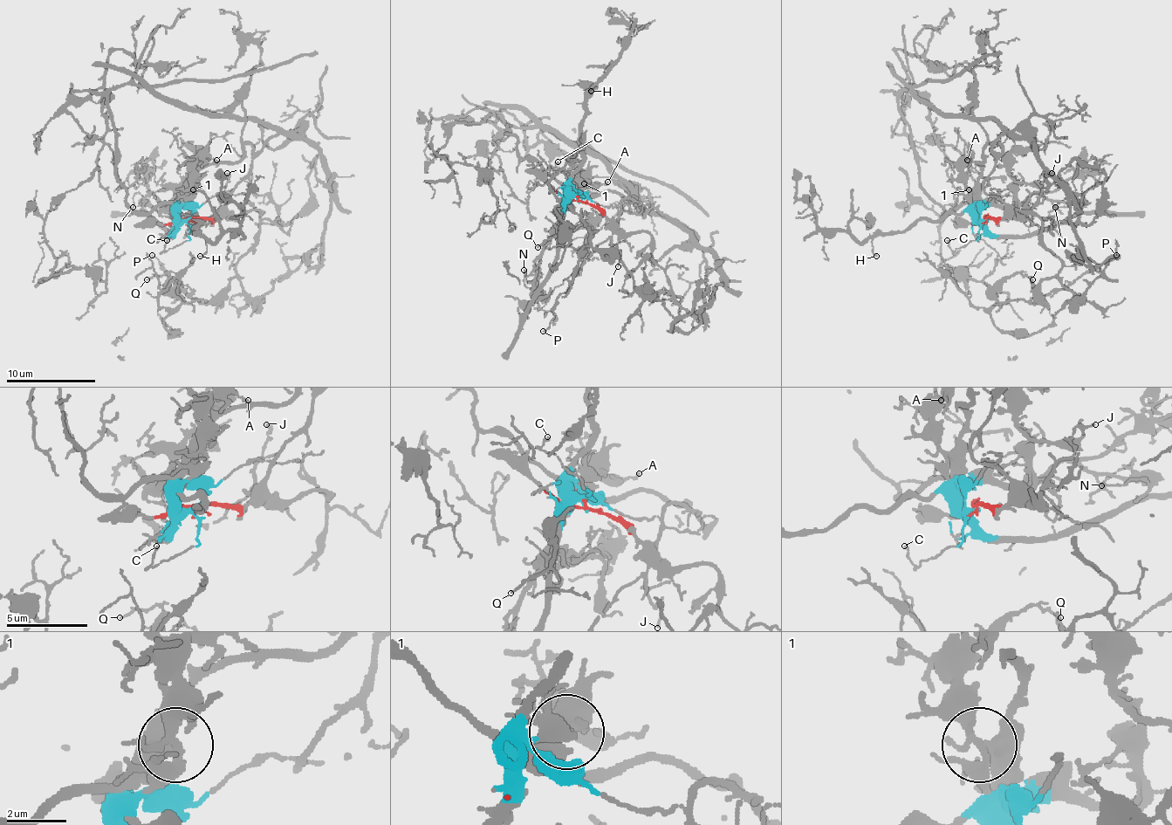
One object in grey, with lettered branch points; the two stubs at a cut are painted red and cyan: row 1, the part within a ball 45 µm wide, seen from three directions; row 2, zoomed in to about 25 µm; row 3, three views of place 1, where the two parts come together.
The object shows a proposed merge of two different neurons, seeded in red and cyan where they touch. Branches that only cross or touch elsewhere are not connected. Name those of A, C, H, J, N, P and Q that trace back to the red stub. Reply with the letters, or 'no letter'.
J, P, Q

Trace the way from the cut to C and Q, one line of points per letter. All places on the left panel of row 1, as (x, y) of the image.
C: (188, 221), (190, 237), (188, 241), (163, 250), (166, 241)
Q: (188, 221), (257, 209), (259, 238), (229, 285), (203, 301), (174, 292), (168, 274), (146, 278)

